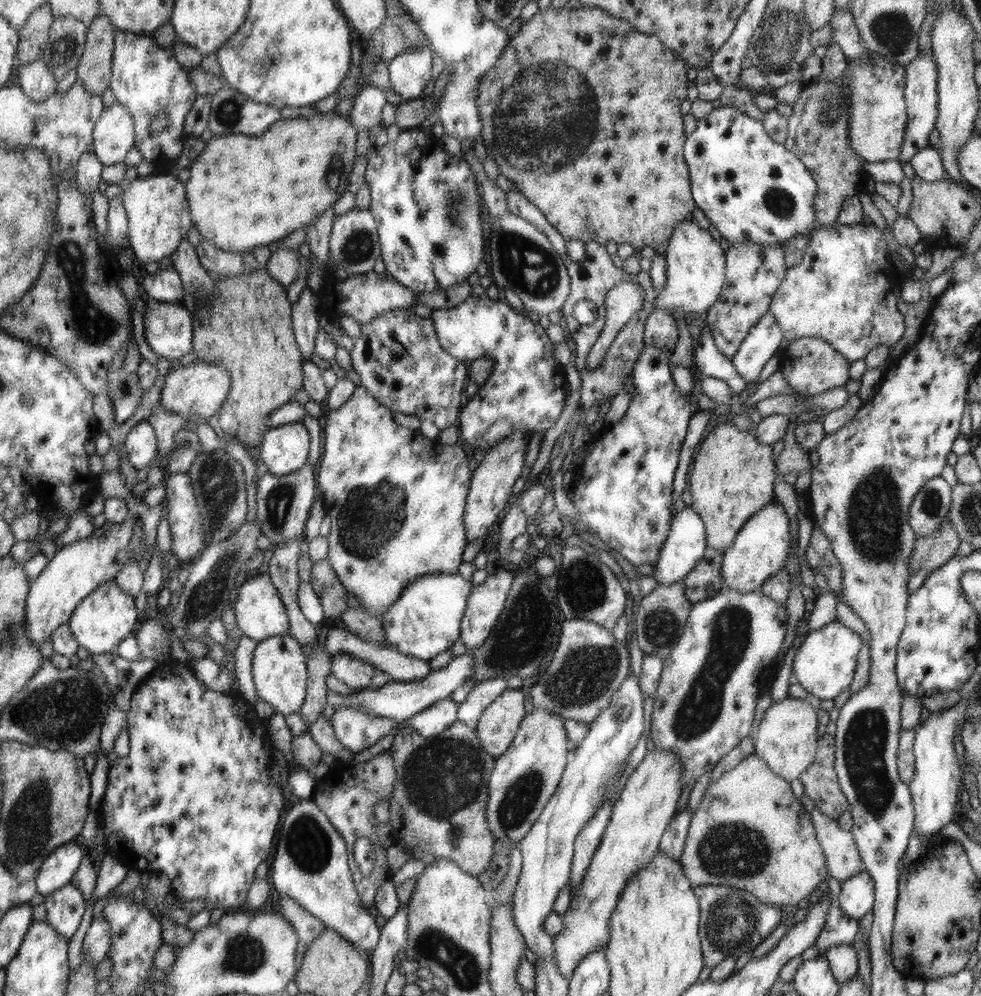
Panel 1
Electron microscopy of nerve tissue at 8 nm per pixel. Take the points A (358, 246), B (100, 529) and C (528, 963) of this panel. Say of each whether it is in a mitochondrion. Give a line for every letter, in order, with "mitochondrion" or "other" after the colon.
A: mitochondrion
B: other
C: other

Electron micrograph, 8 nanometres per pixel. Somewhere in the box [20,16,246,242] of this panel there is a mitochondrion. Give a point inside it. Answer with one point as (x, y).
(64, 47)

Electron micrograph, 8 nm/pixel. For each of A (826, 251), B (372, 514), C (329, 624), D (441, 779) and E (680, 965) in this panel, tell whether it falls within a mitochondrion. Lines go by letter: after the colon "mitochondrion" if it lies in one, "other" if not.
A: other
B: mitochondrion
C: other
D: mitochondrion
E: other

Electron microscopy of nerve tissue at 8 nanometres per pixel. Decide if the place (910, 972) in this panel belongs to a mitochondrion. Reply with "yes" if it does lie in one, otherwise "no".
no

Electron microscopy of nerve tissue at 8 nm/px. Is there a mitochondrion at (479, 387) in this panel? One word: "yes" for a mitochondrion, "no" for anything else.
no

